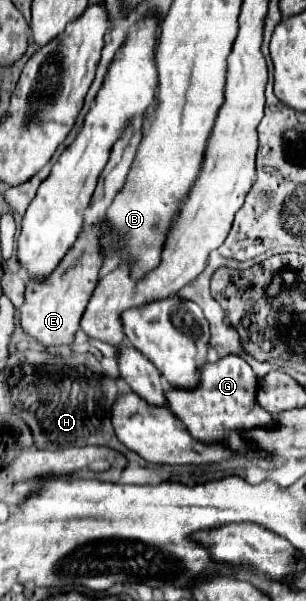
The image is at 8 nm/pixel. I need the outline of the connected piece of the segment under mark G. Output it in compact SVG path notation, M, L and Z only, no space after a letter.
M239 355L221 357L217 363L207 363L199 367L199 385L195 389L171 389L165 393L169 409L185 423L189 433L199 441L225 443L233 451L243 453L243 437L241 433L251 427L269 427L273 417L265 413L257 401L257 375L251 365Z

